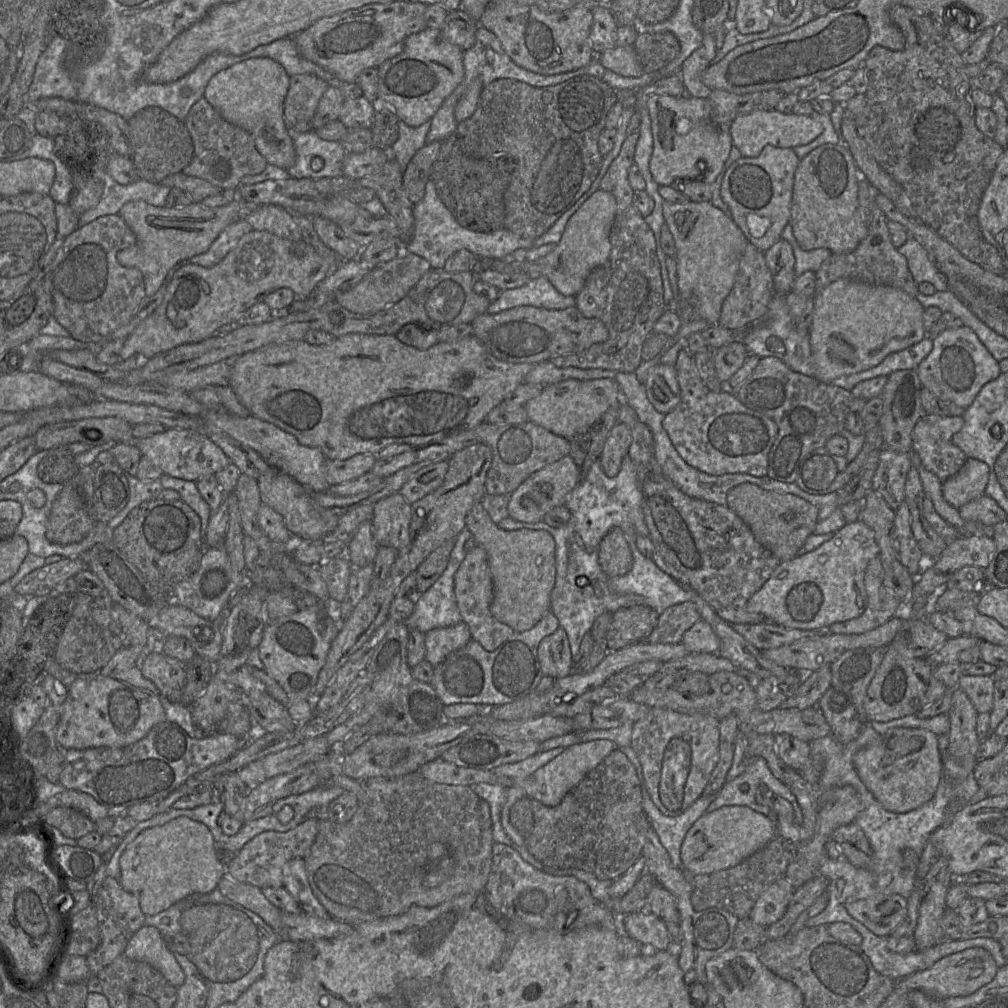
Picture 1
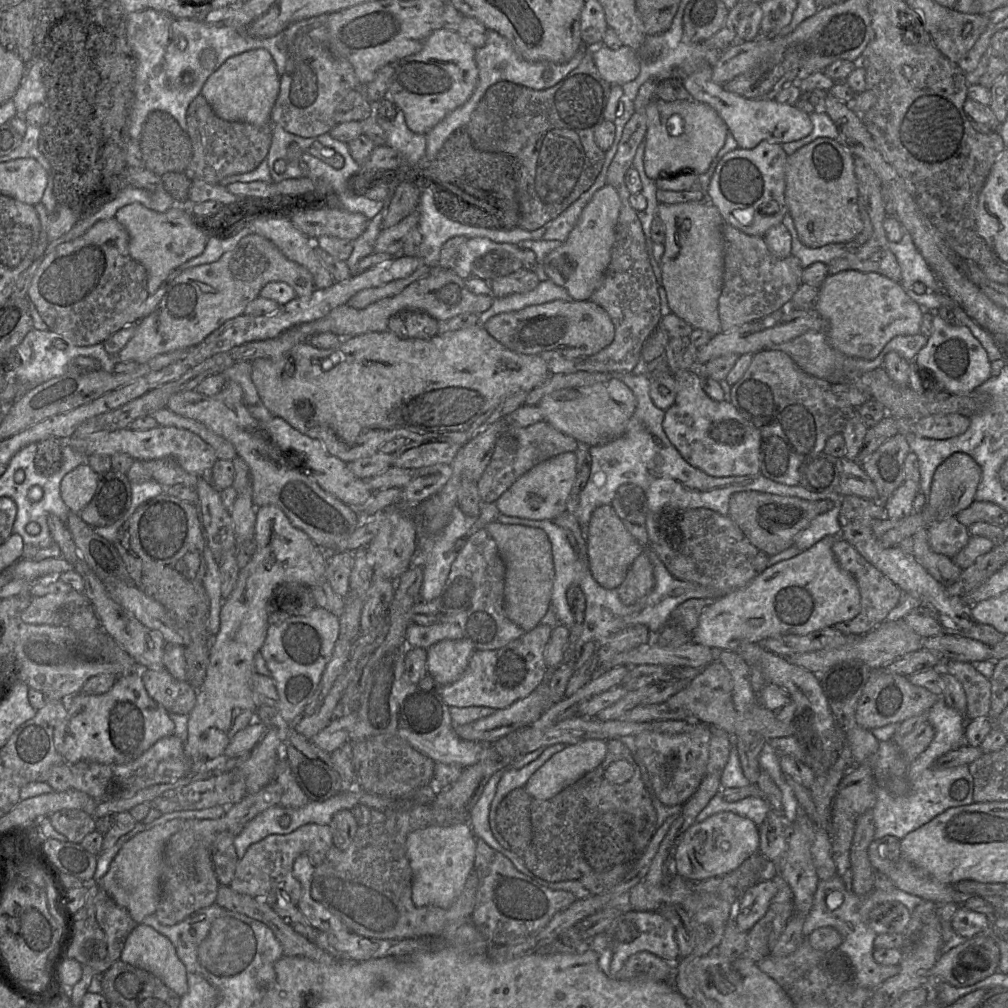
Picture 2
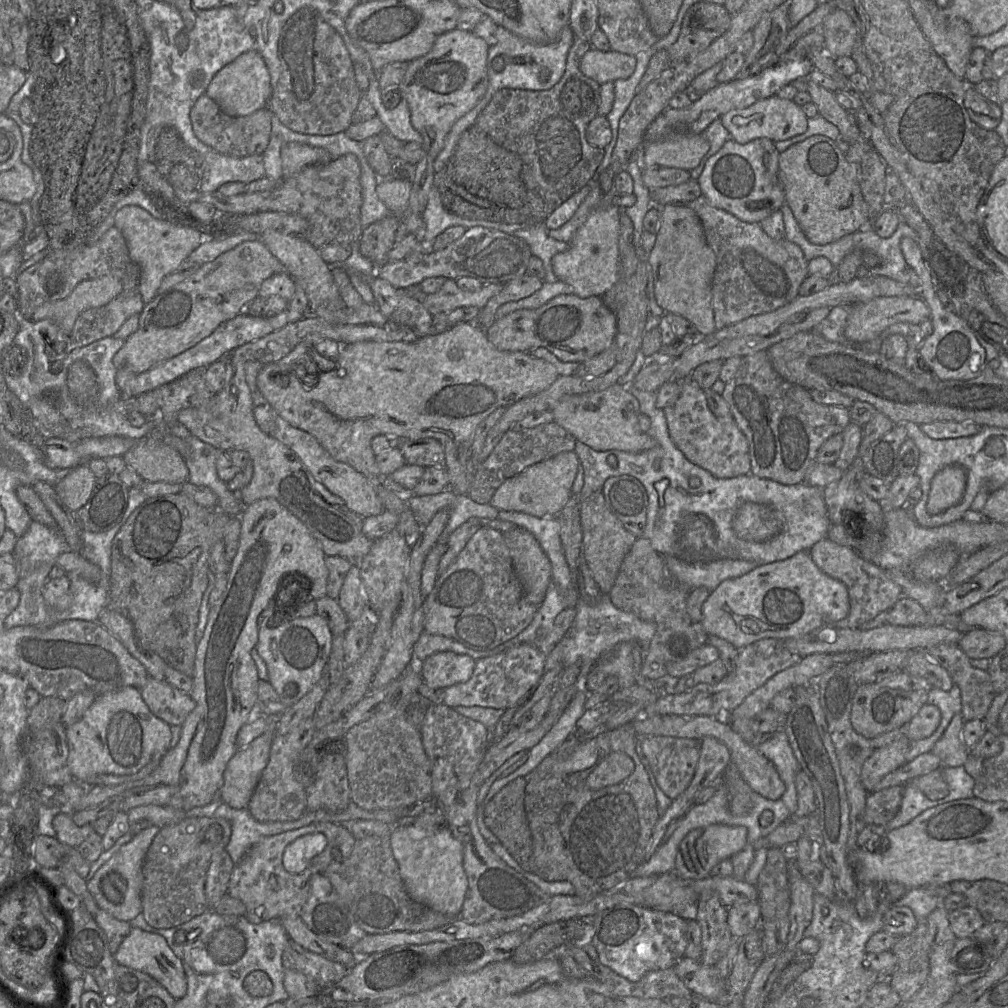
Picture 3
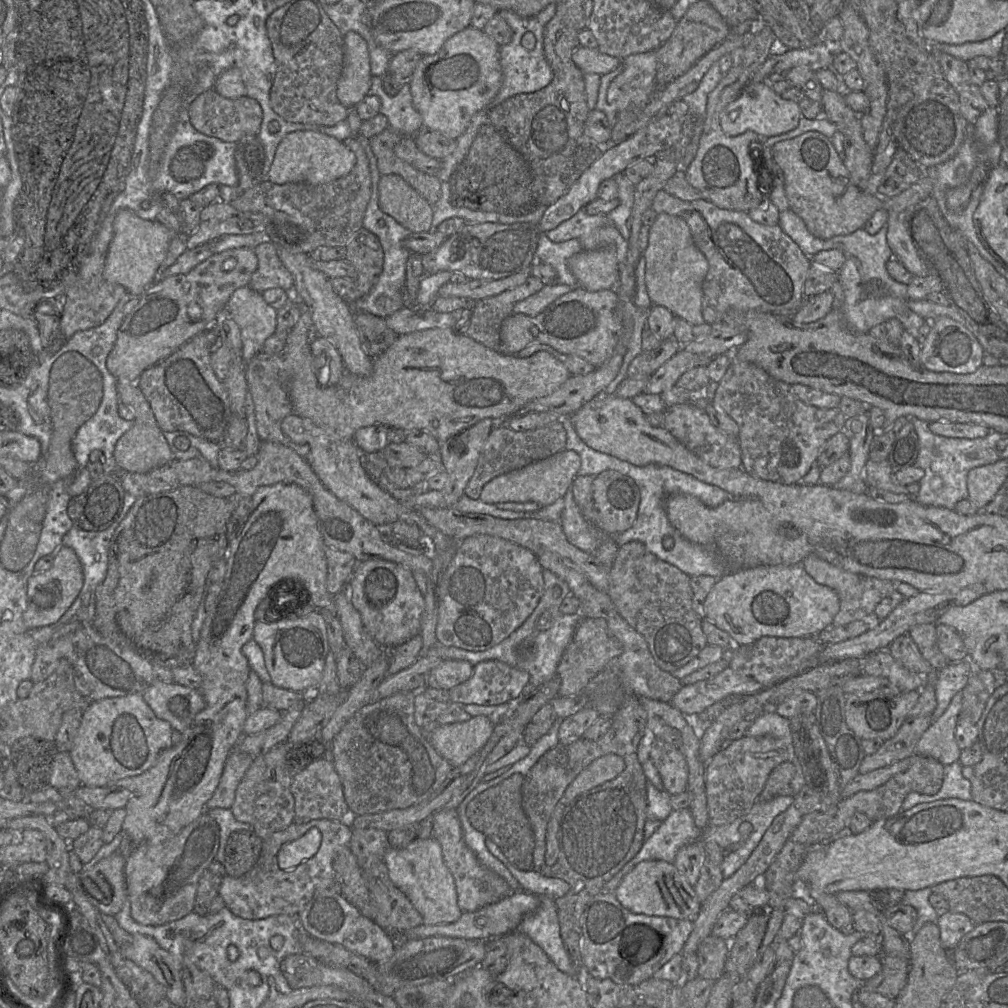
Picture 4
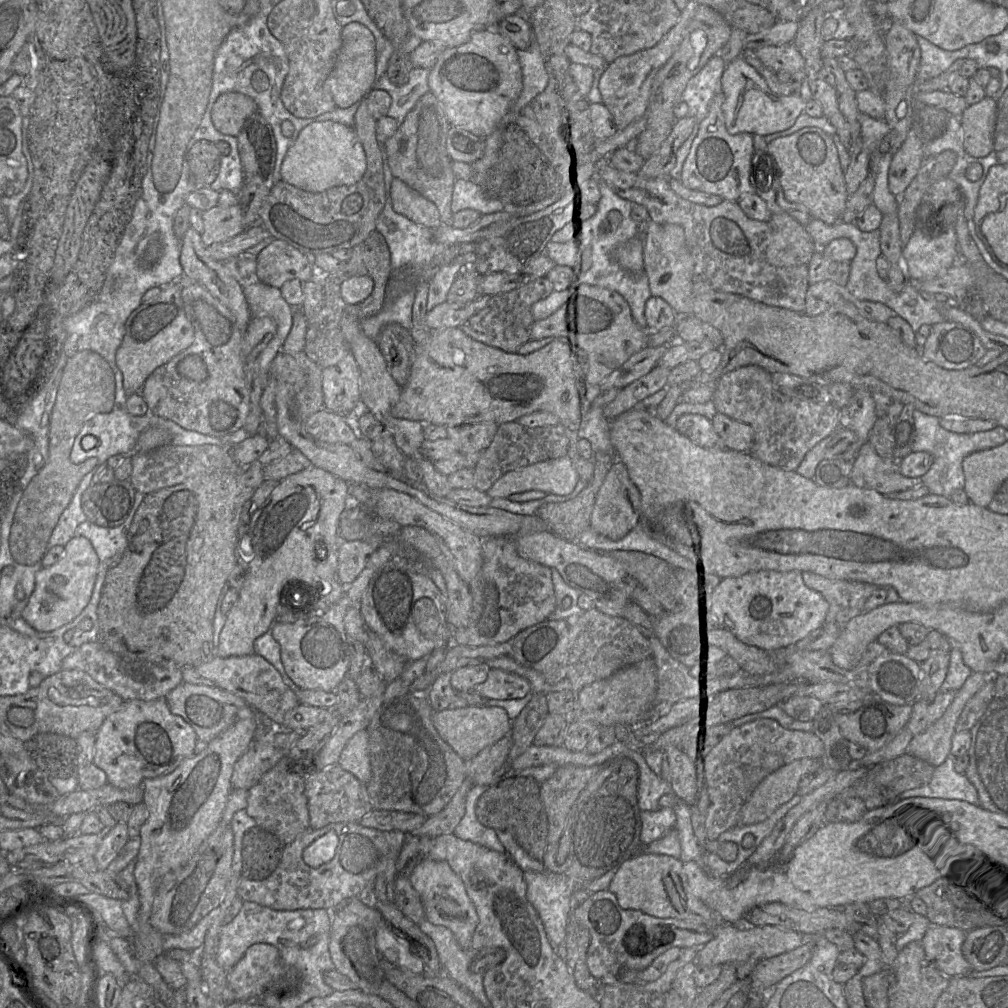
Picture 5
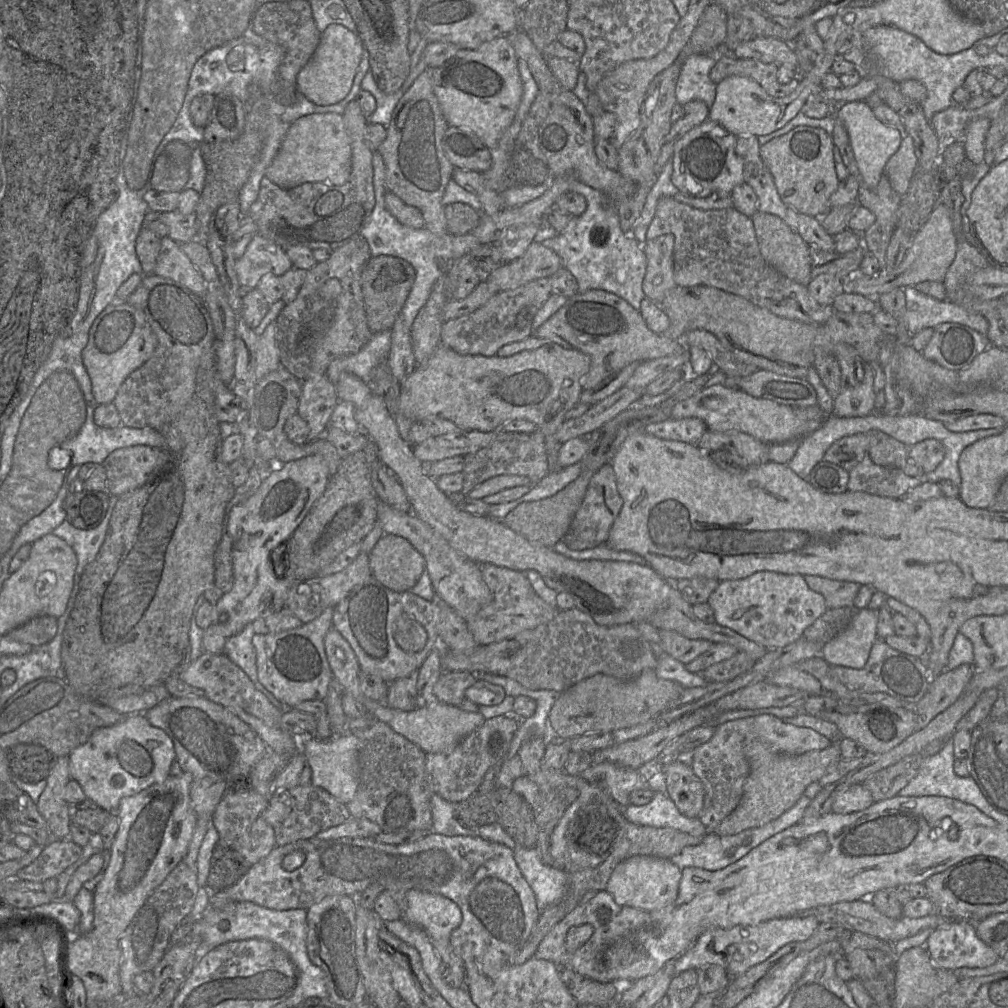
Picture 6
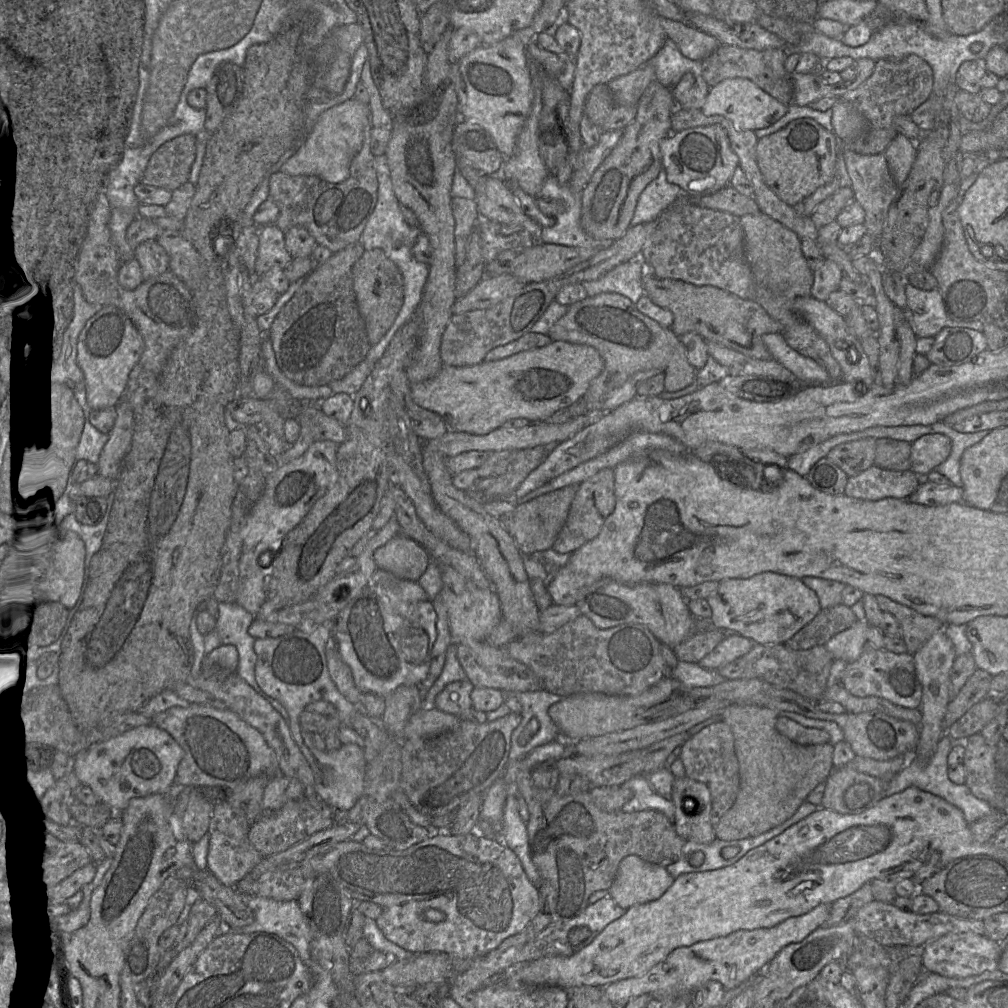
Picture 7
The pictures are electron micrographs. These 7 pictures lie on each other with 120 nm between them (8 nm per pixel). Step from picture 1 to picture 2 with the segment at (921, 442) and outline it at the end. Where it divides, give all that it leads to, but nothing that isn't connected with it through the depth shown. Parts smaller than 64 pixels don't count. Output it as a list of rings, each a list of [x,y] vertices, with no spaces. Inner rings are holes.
[[[952,413],[922,417],[915,422],[913,431],[924,438],[945,440],[963,434],[969,426],[968,416]]]

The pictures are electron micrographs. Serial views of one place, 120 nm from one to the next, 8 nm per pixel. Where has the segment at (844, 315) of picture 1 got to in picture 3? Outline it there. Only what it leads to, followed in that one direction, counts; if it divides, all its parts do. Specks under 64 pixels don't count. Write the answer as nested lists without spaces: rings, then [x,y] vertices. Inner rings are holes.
[[[877,297],[850,306],[844,335],[851,344],[859,346],[862,343],[876,339],[891,325],[897,323],[919,325],[926,319],[930,319],[929,307],[924,300],[918,297]]]

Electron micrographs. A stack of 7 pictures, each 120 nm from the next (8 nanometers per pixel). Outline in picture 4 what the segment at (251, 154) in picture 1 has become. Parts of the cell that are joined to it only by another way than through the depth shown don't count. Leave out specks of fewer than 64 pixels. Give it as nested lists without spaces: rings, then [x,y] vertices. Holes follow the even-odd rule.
[[[210,89],[197,95],[189,110],[192,125],[198,132],[206,136],[235,144],[248,135],[258,137],[262,113],[259,107],[247,98],[229,99],[222,97],[214,89]]]

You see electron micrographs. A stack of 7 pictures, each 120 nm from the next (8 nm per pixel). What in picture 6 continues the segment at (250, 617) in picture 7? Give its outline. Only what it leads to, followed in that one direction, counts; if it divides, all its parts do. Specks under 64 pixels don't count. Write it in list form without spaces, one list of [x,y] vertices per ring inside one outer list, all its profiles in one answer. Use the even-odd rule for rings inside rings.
[[[252,624],[247,625],[240,633],[226,641],[223,654],[240,667],[254,683],[257,690],[262,692],[282,712],[289,708],[286,708],[258,679],[256,649],[252,642],[254,634]]]

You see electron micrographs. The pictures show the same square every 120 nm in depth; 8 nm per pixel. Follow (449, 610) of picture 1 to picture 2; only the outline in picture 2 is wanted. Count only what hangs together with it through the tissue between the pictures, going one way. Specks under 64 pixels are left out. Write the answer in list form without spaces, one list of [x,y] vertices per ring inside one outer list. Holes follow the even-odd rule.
[[[456,505],[451,519],[435,536],[420,536],[413,564],[423,567],[424,578],[419,599],[432,601],[442,591],[457,552],[455,542],[466,535],[477,518],[465,515]],[[410,623],[407,626],[405,640],[408,647],[418,647],[427,649],[431,645],[445,640],[463,639],[459,626],[455,623],[439,623],[429,626]]]

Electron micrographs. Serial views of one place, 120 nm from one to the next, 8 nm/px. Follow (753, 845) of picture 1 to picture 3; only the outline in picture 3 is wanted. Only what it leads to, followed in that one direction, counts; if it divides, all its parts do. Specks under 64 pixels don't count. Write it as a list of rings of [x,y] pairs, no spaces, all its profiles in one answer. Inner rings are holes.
[[[711,824],[691,830],[680,842],[676,857],[675,870],[685,879],[700,880],[708,878],[712,868],[725,859],[740,852],[748,843],[748,829],[745,826]]]

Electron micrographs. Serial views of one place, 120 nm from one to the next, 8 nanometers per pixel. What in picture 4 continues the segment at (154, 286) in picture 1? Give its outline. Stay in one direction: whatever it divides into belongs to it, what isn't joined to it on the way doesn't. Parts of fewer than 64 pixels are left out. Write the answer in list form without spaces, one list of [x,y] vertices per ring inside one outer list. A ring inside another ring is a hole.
[[[122,210],[115,216],[113,230],[114,236],[106,256],[103,279],[121,285],[132,296],[141,296],[157,281],[157,271],[176,234],[160,222],[141,219],[130,210]]]

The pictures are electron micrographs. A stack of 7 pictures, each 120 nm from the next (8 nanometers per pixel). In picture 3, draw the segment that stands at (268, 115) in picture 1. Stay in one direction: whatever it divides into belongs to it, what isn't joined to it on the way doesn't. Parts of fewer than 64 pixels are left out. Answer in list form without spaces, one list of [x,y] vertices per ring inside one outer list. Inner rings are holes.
[[[251,50],[224,66],[213,77],[206,89],[206,94],[229,116],[247,116],[268,107],[272,87],[268,68],[261,54]]]

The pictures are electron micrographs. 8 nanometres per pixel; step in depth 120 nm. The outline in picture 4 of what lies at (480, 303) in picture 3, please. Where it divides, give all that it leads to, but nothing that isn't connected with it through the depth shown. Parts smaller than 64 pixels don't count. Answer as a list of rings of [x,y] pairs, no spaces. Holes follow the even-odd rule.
[[[531,266],[521,272],[498,280],[469,279],[464,283],[447,282],[438,290],[440,297],[471,298],[475,301],[498,295],[523,284],[531,274]]]

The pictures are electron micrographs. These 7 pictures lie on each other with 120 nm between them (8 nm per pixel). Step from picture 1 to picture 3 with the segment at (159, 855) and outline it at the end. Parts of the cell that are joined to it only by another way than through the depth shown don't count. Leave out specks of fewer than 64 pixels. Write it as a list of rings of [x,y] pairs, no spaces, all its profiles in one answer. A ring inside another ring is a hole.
[[[151,826],[144,829],[124,844],[106,863],[87,881],[87,889],[97,906],[114,918],[130,922],[142,913],[141,889],[143,883],[142,866],[146,853],[160,828]]]

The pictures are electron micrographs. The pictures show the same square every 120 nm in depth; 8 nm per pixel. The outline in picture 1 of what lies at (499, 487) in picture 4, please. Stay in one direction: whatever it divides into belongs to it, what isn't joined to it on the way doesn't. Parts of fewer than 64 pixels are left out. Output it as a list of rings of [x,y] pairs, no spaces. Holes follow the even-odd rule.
[[[568,454],[558,461],[531,474],[519,487],[510,493],[508,514],[519,522],[536,523],[554,507],[565,505],[571,491],[581,480],[580,468]]]

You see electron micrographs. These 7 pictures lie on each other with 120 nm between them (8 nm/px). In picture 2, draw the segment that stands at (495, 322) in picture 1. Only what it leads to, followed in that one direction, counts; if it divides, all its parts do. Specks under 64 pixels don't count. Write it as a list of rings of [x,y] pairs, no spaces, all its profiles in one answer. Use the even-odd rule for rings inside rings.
[[[554,300],[531,305],[495,315],[482,326],[496,341],[514,352],[539,355],[545,351],[556,351],[567,358],[596,354],[610,345],[615,335],[609,314],[590,300]]]

